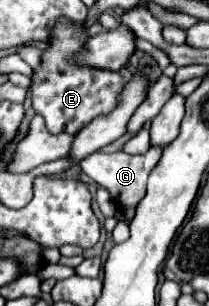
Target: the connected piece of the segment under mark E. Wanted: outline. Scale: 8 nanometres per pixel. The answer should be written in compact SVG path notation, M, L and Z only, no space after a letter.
M58 19L52 25L48 47L42 51L38 67L32 69L30 75L30 93L32 93L32 109L44 117L48 131L52 133L78 133L92 119L100 115L108 115L116 109L118 97L126 85L118 71L104 71L88 65L76 63L76 55L84 49L88 41L86 25L74 23L70 19Z

